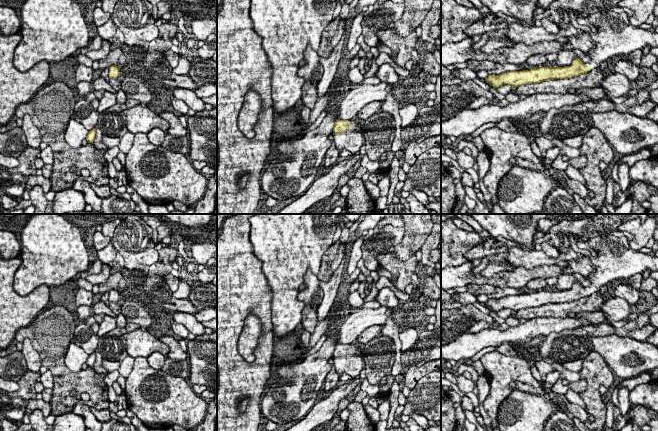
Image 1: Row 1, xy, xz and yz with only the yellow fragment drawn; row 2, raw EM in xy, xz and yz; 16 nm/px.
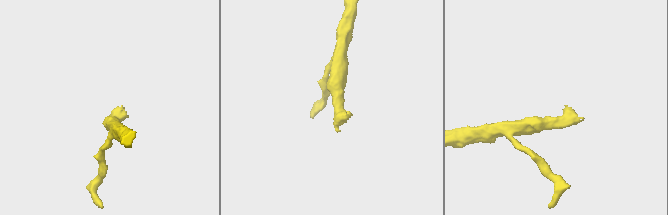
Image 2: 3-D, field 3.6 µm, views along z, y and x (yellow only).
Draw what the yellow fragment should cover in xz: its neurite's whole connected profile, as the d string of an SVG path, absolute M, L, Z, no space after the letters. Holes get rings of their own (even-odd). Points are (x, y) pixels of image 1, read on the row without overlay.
M336 343L333 353L333 363L336 372L340 375L348 374L357 378L364 368L364 359L354 345Z

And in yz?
M610 234L584 240L580 236L566 235L569 246L577 253L587 257L596 267L590 275L590 285L584 287L574 283L570 290L552 292L535 291L531 294L510 295L499 299L489 299L485 302L493 312L508 308L518 312L525 308L535 308L548 304L567 303L597 293L602 286L621 279L629 279L635 274L642 274L648 268L651 272L658 271L658 258L639 250L632 249L625 236L615 237ZM586 241L598 254L592 256L590 251L579 249L578 242Z

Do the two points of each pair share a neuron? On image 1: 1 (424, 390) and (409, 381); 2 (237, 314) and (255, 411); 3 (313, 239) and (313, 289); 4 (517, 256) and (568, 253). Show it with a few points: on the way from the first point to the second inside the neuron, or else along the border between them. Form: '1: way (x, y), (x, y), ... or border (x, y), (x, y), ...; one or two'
1: border (430, 372), (422, 376), (410, 390); two
2: way (228, 338), (228, 369), (246, 387); one
3: border (316, 274), (308, 270), (304, 276), (303, 283); two
4: way (530, 258), (555, 260); one

